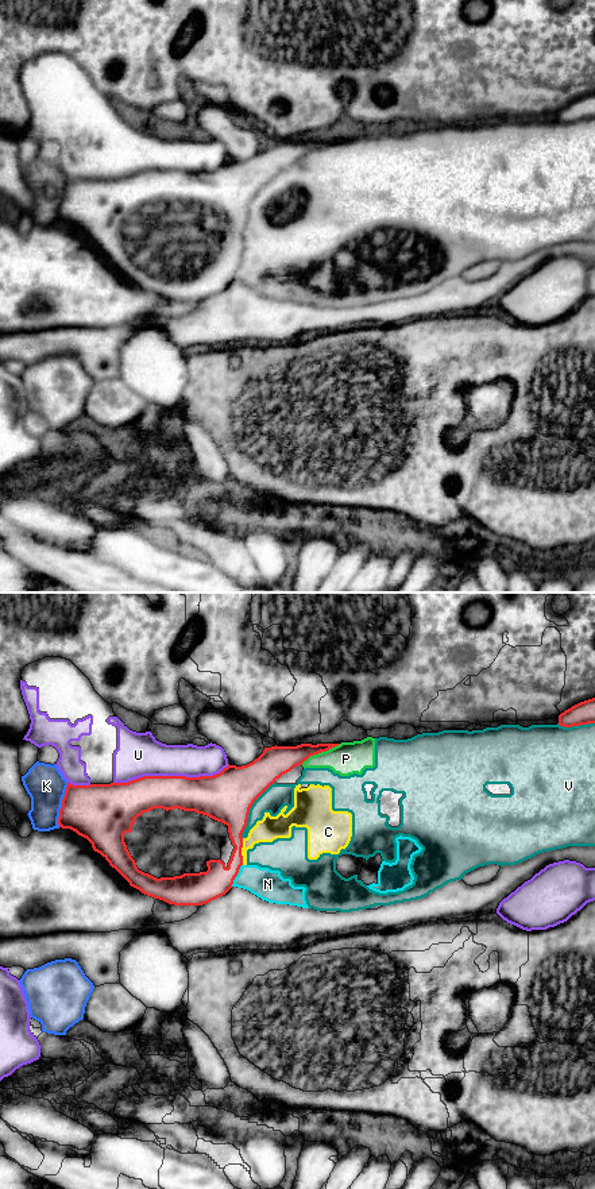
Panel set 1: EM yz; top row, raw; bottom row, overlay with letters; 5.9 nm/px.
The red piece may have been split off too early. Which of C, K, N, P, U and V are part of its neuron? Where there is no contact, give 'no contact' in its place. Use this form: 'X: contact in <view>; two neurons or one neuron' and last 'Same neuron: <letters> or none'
C: contact in yz; two neurons
K: contact in yz; two neurons
N: contact in yz; two neurons
P: contact in yz; two neurons
U: contact in yz; two neurons
V: contact in yz; two neurons
Same neuron: none

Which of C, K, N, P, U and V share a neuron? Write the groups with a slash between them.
C N P V / K / U

